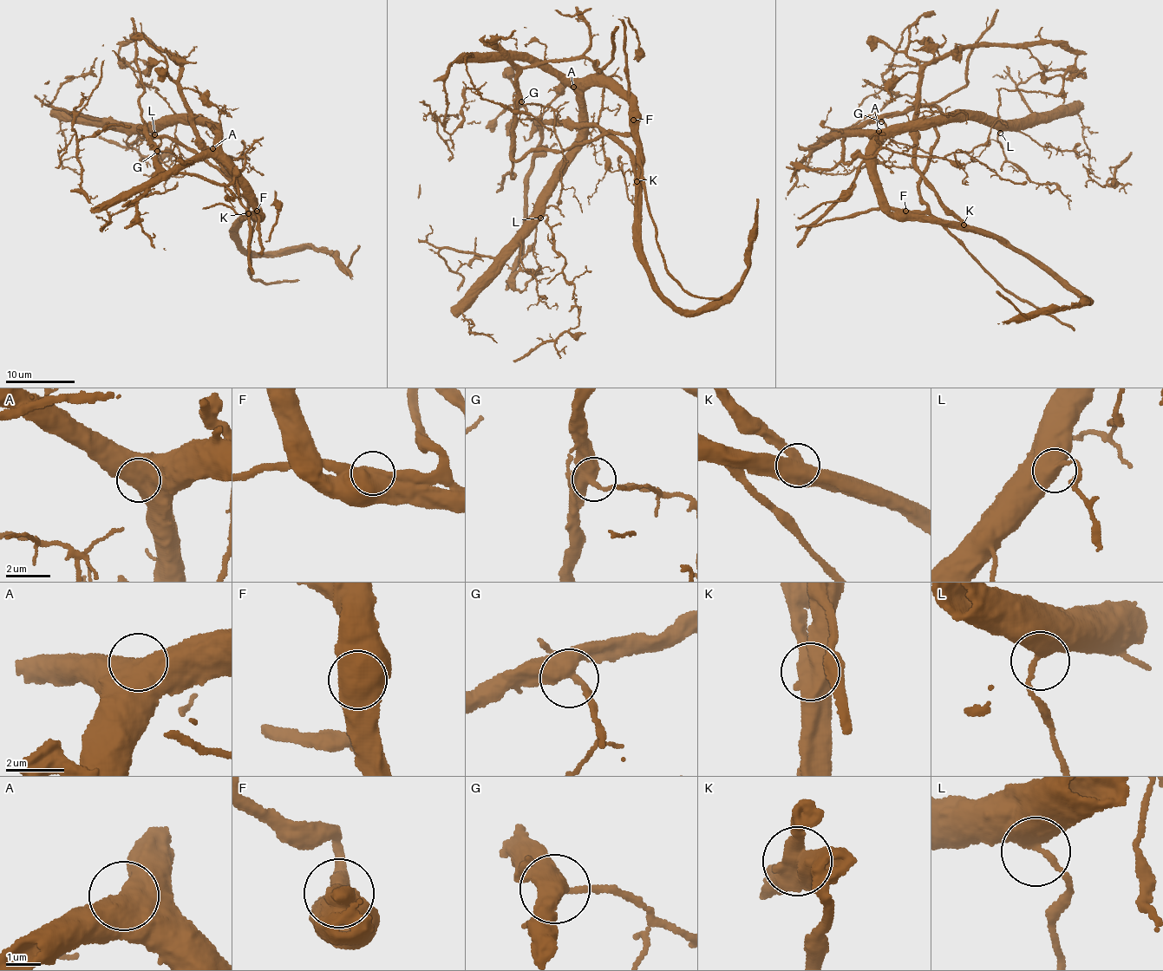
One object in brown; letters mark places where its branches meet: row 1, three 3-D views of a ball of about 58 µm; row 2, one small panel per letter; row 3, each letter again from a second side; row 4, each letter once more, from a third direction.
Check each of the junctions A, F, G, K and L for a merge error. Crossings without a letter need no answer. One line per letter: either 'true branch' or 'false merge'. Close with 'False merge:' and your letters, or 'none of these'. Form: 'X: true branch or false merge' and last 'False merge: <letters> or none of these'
A: true branch
F: false merge
G: true branch
K: false merge
L: true branch
False merge: F, K

